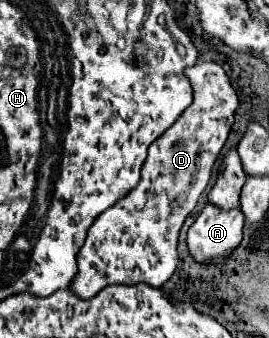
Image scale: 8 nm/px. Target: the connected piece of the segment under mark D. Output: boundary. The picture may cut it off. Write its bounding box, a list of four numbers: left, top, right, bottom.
[69,61,239,299]

